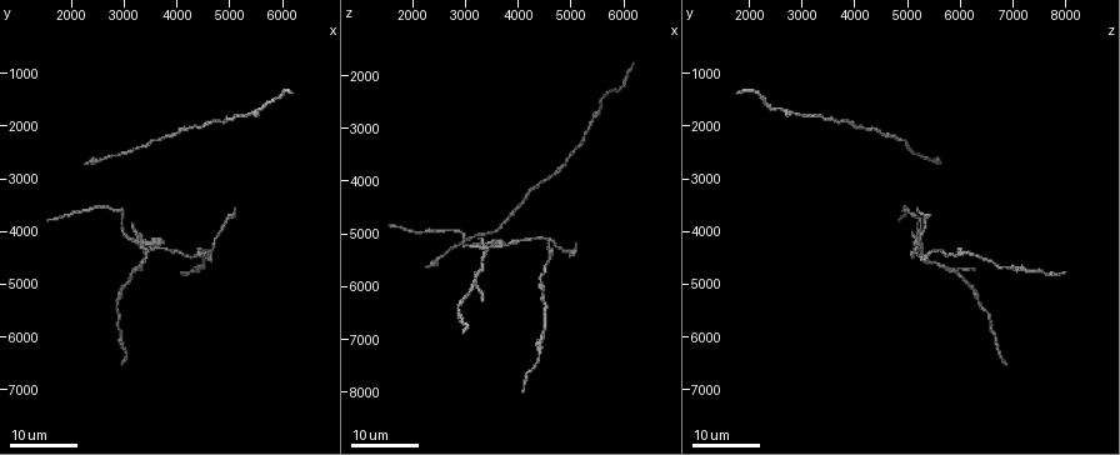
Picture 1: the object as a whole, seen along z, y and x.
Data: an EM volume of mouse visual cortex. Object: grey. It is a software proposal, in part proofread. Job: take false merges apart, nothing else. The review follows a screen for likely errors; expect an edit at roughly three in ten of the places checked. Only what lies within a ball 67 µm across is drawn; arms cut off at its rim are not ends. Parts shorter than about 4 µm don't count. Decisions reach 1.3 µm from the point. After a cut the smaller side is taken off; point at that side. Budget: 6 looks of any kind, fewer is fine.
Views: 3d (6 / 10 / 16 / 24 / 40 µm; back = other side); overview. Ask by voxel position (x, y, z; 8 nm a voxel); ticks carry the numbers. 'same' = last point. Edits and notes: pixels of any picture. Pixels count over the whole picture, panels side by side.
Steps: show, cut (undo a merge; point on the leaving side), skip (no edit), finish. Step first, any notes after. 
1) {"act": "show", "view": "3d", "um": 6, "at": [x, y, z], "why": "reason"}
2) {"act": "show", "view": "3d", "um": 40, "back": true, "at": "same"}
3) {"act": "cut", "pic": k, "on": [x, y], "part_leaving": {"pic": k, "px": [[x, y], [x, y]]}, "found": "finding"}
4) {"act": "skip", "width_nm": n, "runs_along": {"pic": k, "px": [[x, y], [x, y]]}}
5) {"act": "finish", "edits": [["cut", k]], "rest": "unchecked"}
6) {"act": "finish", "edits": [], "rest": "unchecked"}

{"act": "show", "view": "3d", "um": 16, "at": [4650, 4400, 5150], "why": "thin arm on a thick one"}

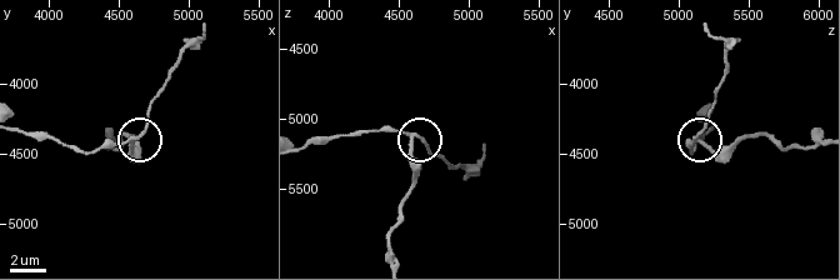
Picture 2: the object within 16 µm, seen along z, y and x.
{"act": "show", "view": "3d", "um": 6, "at": [4580, 4400, 5140]}

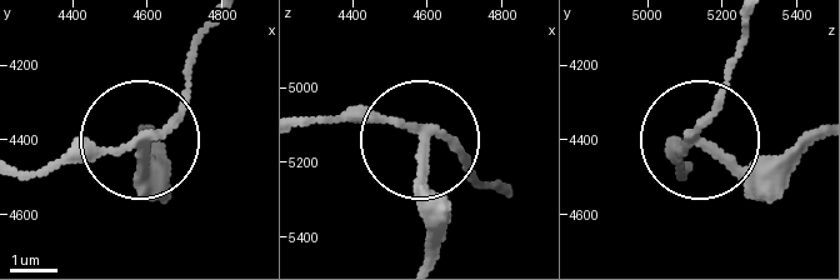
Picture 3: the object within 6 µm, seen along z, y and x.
{"act": "cut", "pic": 3, "on": [158, 180], "width_nm": 180, "found": "two neurons meet here"}

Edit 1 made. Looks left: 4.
{"act": "show", "view": "3d", "um": 24, "at": [2950, 3600, 4900], "why": "calibre changes"}

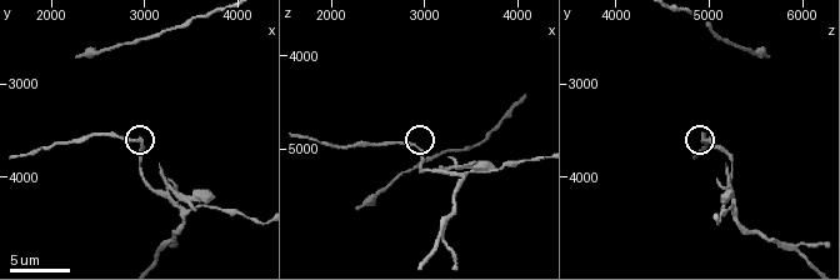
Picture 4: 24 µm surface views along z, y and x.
{"act": "show", "view": "3d", "um": 10, "at": [2850, 3600, 4950]}

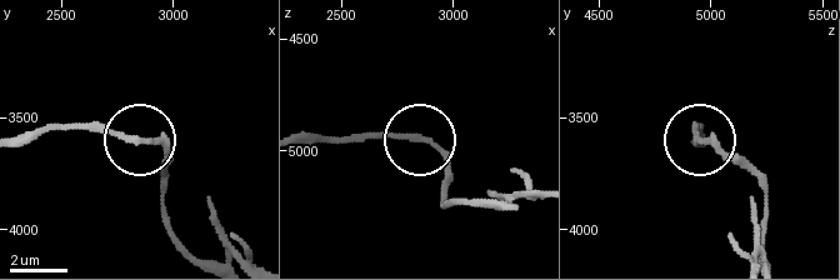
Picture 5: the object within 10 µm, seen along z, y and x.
{"act": "cut", "pic": 5, "on": [111, 131], "part_leaving": {"pic": 5, "px": [[154, 144], [99, 130], [20, 134]]}, "found": "a second neuron is stuck on"}

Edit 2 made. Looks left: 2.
{"act": "show", "view": "3d", "um": 6, "at": [3300, 4250, 5250], "why": "four-way junction"}

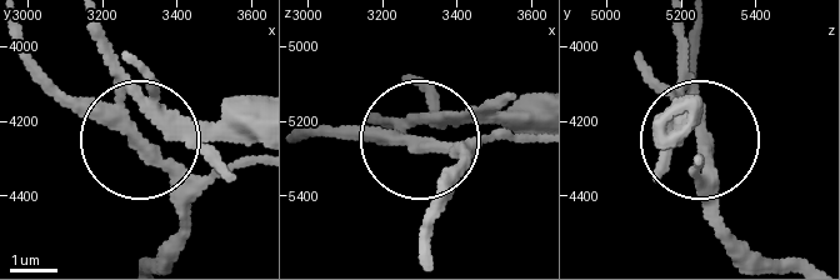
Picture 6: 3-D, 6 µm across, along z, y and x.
{"act": "cut", "pic": 6, "on": [123, 69], "part_leaving": {"pic": 6, "px": [[411, 141], [423, 118], [530, 125]]}, "found": "a second neuron is stuck on"}

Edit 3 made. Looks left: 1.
{"act": "finish", "edits": [["cut", 3], ["cut", 5], ["cut", 6]], "rest": "unchecked"}

